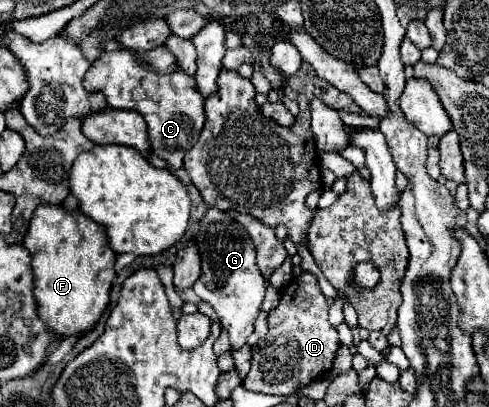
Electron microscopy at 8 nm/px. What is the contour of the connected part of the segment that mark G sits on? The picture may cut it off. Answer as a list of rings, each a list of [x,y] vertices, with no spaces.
[[[213,207],[205,213],[197,231],[197,247],[201,253],[203,271],[193,285],[193,291],[215,309],[221,325],[229,333],[231,349],[217,357],[219,369],[225,373],[235,367],[231,353],[235,349],[241,349],[247,343],[245,339],[253,333],[253,321],[261,309],[267,281],[263,279],[255,265],[255,245],[249,239],[247,231],[225,211]]]

